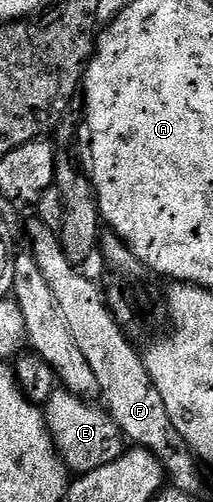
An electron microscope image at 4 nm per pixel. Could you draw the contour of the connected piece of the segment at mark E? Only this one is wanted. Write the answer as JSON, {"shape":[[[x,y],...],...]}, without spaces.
{"shape":[[[61,386],[55,387],[51,396],[44,401],[46,425],[54,448],[62,455],[67,469],[74,474],[100,470],[100,466],[116,462],[116,458],[120,458],[124,451],[122,431],[118,429],[105,407],[95,404]]]}

